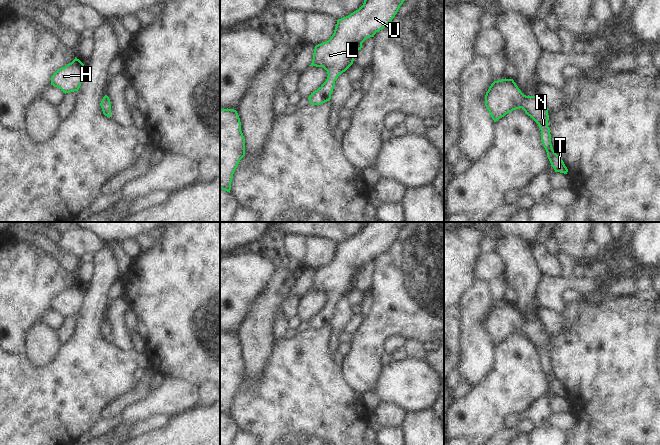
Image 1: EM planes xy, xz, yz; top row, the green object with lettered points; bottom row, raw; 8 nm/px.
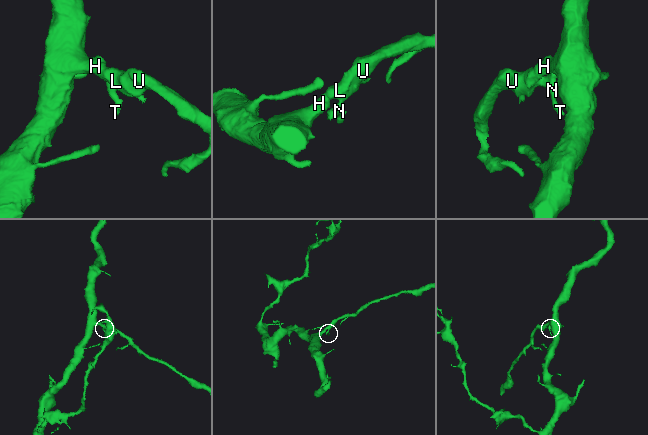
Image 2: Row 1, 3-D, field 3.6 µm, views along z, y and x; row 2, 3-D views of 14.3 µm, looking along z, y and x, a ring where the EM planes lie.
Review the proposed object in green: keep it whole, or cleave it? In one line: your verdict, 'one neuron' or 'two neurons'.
one neuron

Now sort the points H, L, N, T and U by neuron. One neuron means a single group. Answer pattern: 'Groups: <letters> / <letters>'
Groups: H L N T U

